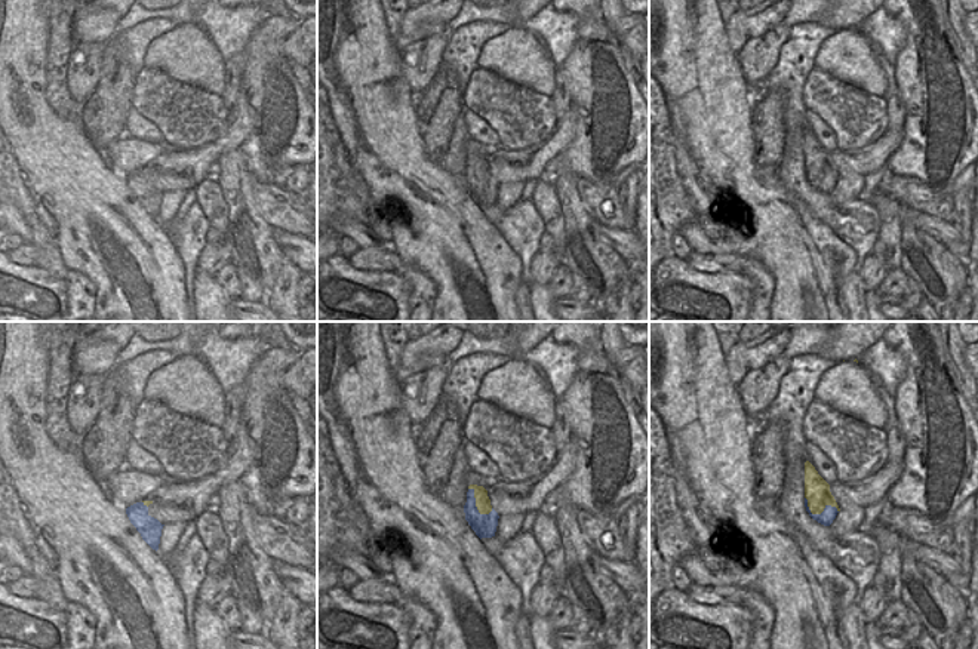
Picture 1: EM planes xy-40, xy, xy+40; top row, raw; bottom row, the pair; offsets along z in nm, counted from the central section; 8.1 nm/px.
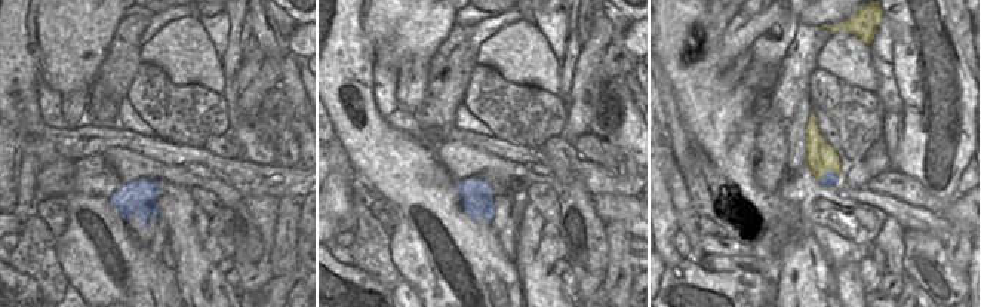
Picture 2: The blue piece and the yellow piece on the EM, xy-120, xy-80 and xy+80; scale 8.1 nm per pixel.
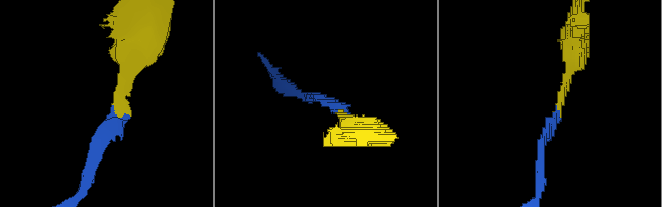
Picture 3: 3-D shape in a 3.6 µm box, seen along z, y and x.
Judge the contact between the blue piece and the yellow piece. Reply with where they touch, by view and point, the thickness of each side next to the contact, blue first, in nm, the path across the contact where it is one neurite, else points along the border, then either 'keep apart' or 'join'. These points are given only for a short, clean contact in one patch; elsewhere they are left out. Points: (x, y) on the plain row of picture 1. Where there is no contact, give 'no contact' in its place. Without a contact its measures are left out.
meets blue in xy+40 at (818, 182); 120 nm thick on the blue side, 220 nm on the other; border along xy+40 (805, 165), (812, 181), (820, 181), (827, 174), (837, 180); keep apart

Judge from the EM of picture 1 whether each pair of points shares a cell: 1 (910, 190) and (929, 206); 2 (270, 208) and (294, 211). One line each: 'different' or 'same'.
1: same
2: same

